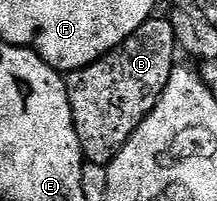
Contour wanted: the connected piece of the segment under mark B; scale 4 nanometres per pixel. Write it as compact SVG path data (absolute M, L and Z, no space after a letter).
M152 18L147 20L125 42L121 42L109 54L102 56L97 62L79 68L76 72L66 73L67 93L73 110L73 122L77 130L77 138L83 147L86 163L111 164L113 158L129 142L129 138L137 130L137 126L157 106L161 94L171 77L171 71L177 66L177 45L170 19Z

